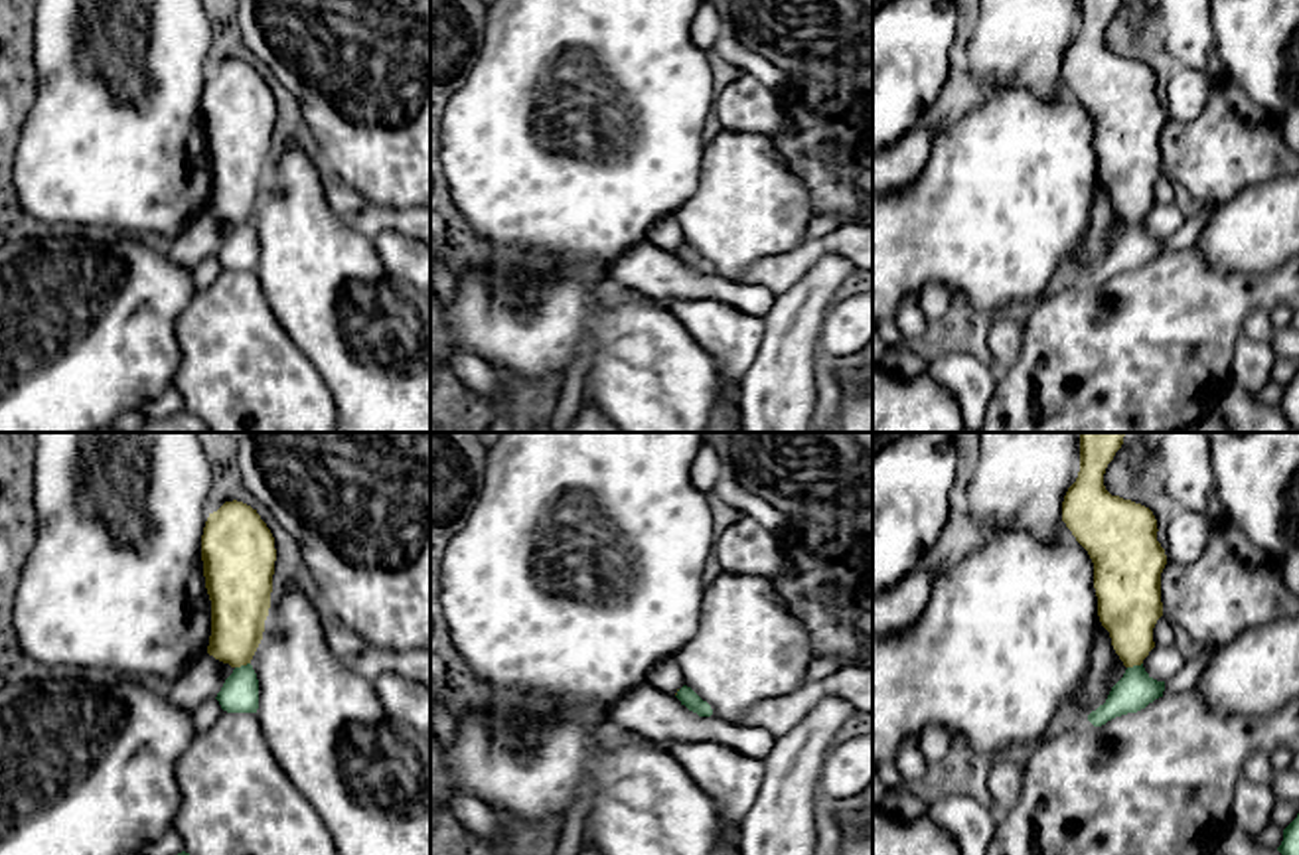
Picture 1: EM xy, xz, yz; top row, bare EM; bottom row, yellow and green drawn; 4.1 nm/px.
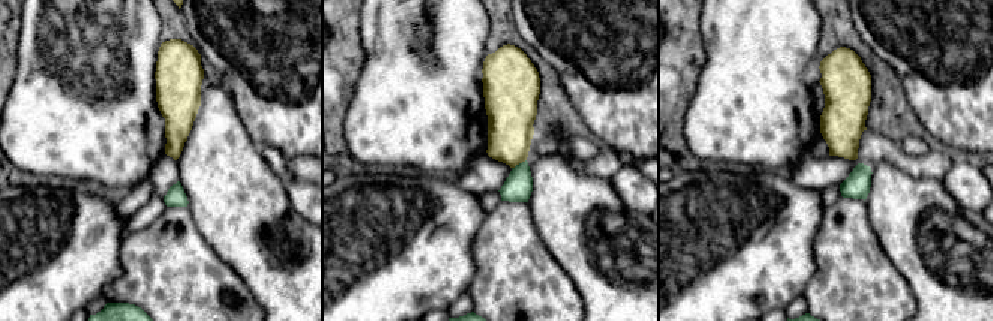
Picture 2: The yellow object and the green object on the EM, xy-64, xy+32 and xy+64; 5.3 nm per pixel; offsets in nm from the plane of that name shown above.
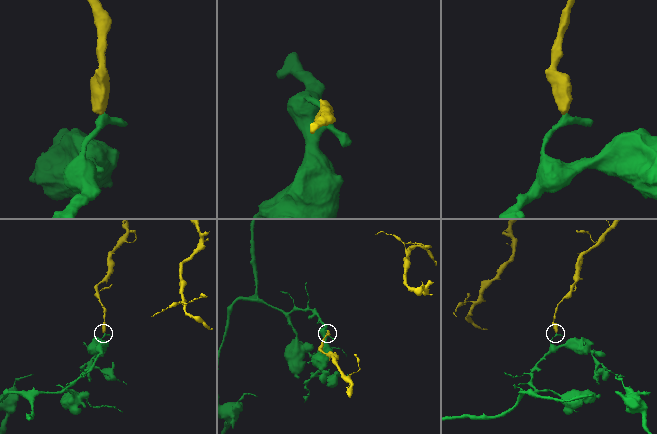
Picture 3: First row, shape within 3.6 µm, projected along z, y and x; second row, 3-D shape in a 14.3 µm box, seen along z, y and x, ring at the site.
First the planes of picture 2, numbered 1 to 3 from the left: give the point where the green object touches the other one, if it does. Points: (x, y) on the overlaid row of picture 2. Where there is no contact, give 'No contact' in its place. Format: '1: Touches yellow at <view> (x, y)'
1: No contact
2: Touches yellow at xy+32 (518, 164)
3: No contact

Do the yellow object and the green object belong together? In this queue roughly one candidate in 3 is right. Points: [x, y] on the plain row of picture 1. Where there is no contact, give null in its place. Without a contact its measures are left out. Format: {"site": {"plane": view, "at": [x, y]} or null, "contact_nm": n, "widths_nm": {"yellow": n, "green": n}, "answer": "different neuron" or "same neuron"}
{"site": {"plane": "xy", "at": [241, 222]}, "contact_nm": 70, "widths_nm": {"yellow": 240, "green": 160}, "answer": "different neuron"}

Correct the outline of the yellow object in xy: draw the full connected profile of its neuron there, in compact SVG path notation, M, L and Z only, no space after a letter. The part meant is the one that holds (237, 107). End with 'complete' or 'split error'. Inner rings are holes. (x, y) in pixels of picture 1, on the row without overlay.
M225 59L205 79L201 118L211 158L207 211L231 225L247 223L270 166L274 95L257 67Z; complete

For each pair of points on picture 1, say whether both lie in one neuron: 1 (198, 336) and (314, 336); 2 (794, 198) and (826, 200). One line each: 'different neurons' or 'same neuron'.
1: different neurons
2: different neurons

